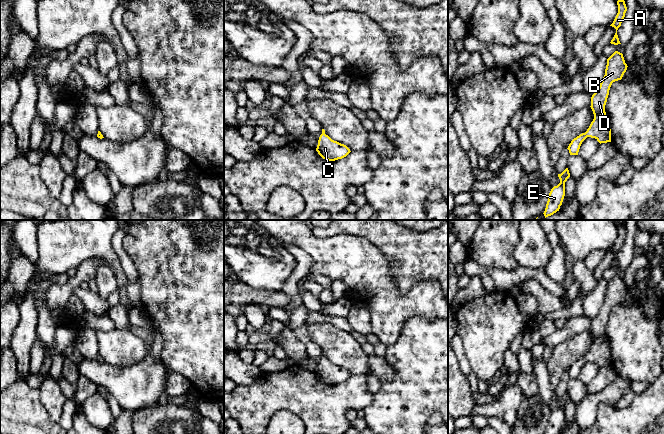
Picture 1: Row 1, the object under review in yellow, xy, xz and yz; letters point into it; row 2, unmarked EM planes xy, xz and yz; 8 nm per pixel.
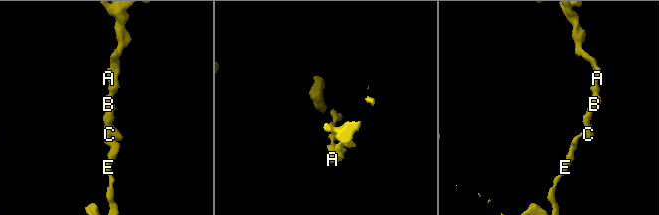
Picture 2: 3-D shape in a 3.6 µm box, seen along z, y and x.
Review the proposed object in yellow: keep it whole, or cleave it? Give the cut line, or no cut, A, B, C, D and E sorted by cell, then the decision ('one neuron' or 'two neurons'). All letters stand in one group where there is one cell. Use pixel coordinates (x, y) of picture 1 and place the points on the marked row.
no cut | A B C D E | one neuron

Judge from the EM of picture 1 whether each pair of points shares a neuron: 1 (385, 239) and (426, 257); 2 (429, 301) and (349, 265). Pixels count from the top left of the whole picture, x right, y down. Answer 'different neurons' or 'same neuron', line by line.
1: same neuron
2: same neuron

